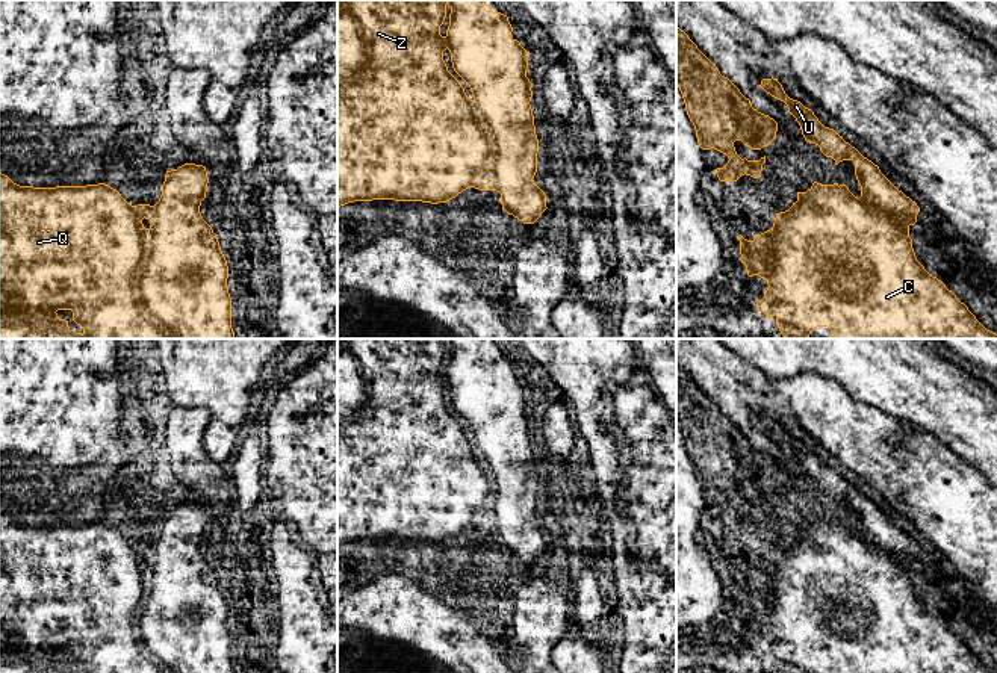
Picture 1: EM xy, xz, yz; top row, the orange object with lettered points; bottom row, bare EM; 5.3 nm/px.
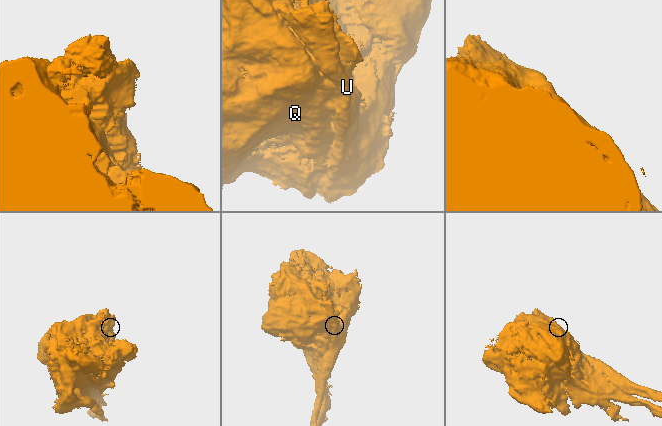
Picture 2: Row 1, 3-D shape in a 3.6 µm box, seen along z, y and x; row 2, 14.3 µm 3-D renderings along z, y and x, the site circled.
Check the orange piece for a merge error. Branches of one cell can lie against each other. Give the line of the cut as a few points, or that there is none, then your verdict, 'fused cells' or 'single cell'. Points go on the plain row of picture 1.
cut in xy along (156, 543), (156, 564), (141, 614), (141, 635), (176, 672); fused cells

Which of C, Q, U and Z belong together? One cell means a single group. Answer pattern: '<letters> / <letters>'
C / Q U Z

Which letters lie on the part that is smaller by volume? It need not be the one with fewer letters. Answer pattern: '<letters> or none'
C

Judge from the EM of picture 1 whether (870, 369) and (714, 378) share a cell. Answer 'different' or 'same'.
different

